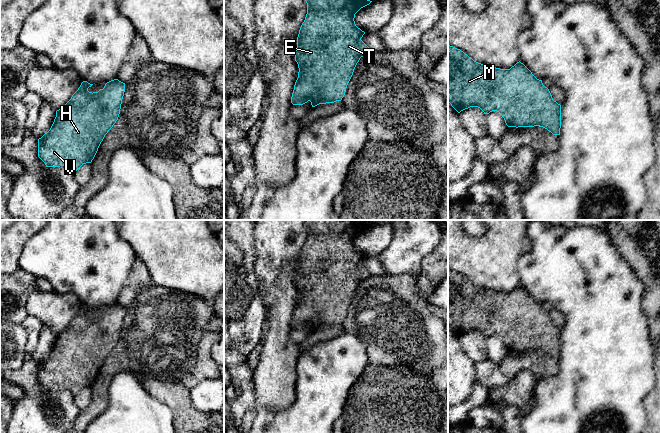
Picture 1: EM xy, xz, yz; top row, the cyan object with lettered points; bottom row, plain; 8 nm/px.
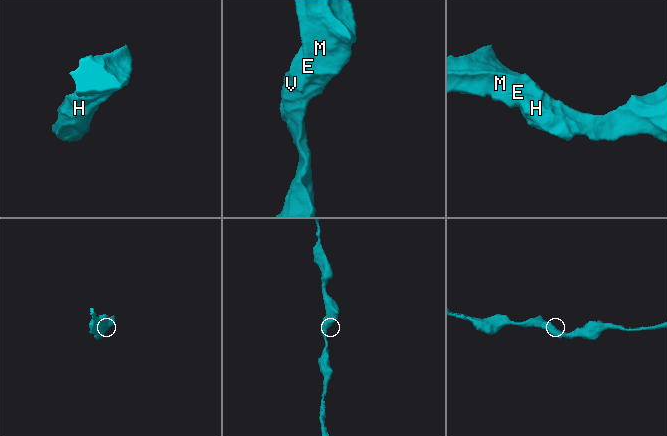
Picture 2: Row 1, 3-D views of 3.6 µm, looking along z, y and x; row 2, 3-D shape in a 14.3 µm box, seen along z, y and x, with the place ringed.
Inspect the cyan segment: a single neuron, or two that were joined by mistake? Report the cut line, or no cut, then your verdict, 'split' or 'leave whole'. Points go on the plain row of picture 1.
cut none; leave whole

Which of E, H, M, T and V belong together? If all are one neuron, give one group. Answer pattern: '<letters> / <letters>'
E H M T V

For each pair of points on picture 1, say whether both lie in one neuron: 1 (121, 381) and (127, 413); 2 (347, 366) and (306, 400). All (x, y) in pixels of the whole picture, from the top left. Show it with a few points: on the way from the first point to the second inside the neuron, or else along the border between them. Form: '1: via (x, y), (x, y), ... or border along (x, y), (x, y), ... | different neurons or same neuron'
1: via (125, 389), (127, 405) | same neuron
2: via (337, 375), (316, 396) | same neuron

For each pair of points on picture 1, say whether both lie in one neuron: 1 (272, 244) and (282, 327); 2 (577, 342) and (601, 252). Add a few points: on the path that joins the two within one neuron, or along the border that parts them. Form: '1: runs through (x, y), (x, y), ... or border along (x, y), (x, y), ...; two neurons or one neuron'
1: runs through (275, 265), (279, 306); one neuron
2: runs through (591, 320), (598, 313), (598, 274); one neuron

